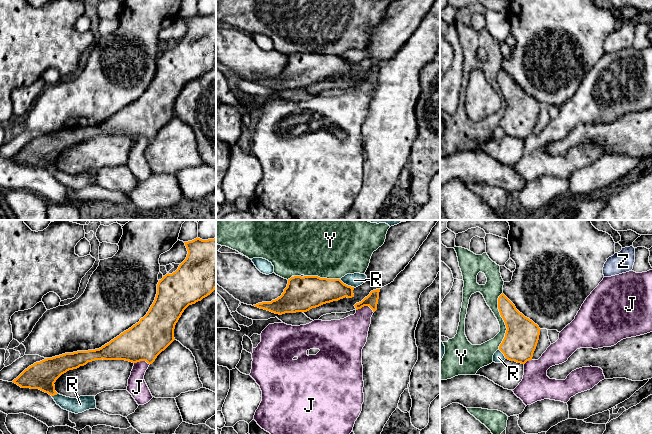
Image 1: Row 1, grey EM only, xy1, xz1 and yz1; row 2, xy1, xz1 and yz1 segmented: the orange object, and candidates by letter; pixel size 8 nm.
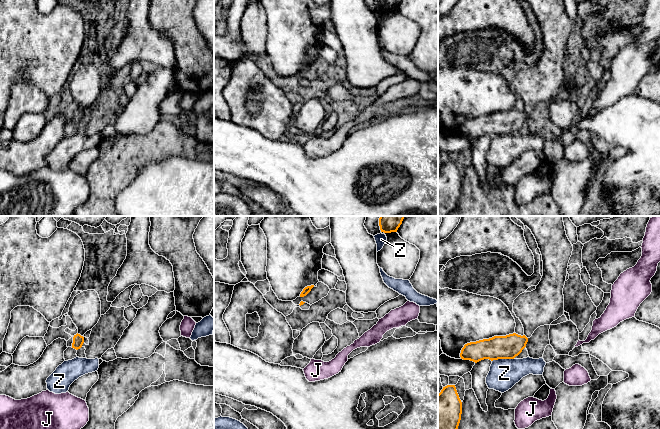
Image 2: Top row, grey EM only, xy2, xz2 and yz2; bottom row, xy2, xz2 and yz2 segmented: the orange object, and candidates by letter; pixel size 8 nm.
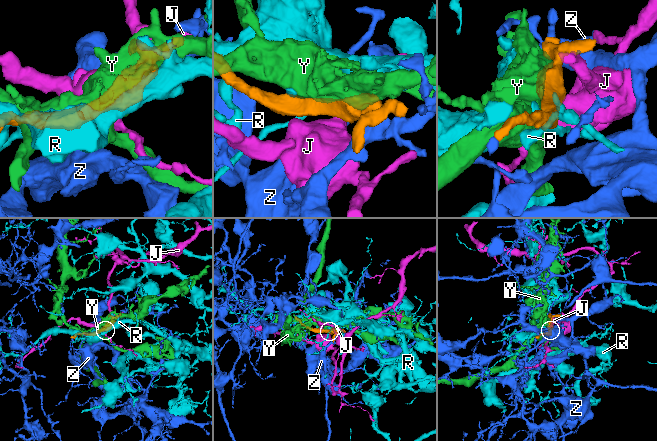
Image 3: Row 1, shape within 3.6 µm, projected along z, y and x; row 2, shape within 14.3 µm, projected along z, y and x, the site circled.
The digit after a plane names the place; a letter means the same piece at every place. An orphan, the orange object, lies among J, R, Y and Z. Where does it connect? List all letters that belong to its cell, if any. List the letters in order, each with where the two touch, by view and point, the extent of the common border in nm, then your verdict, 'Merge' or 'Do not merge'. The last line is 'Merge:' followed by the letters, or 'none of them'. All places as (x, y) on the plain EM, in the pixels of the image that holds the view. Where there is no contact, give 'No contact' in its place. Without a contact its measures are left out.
J: Touches orange at xz1 (365, 81). Shared border 150 nm. Do not merge
R: Touches orange at xz1 (347, 61). Shared border 140 nm. Do not merge
Y: Touches orange at yz1 (504, 97). Shared border 460 nm. Do not merge
Z: Touches orange at yz2 (502, 134). Shared border 180 nm. Do not merge
Merge: none of them

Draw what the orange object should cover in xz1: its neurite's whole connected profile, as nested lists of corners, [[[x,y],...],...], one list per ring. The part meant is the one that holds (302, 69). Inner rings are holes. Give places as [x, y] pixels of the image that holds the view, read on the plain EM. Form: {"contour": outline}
{"contour": [[[294,52],[288,55],[287,63],[280,73],[253,82],[279,91],[307,88],[345,73],[352,74],[353,66],[354,63],[344,60],[340,55]]]}

